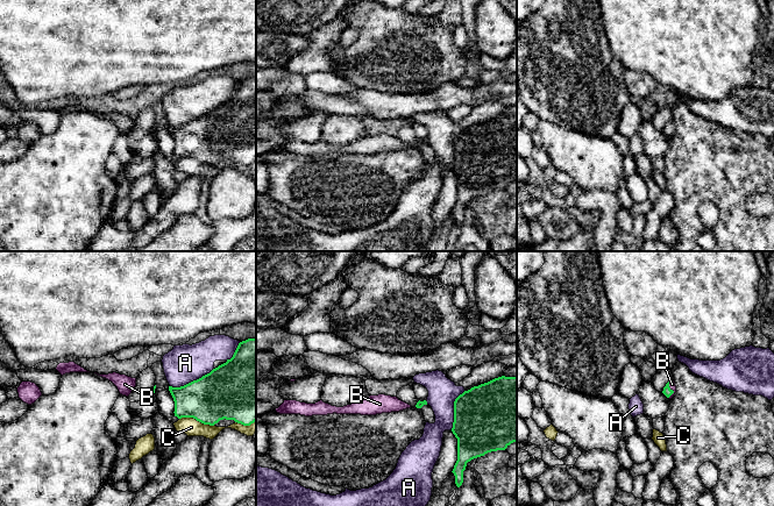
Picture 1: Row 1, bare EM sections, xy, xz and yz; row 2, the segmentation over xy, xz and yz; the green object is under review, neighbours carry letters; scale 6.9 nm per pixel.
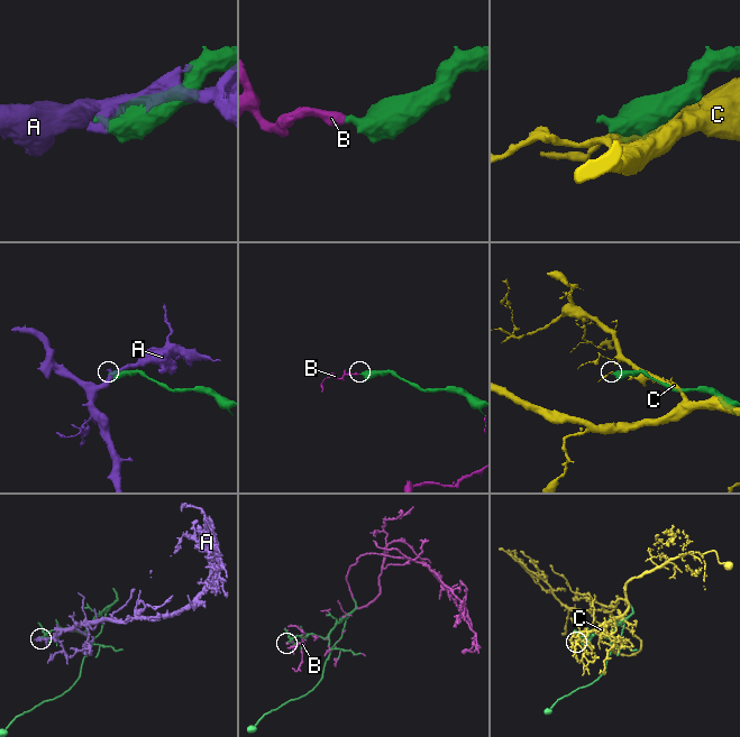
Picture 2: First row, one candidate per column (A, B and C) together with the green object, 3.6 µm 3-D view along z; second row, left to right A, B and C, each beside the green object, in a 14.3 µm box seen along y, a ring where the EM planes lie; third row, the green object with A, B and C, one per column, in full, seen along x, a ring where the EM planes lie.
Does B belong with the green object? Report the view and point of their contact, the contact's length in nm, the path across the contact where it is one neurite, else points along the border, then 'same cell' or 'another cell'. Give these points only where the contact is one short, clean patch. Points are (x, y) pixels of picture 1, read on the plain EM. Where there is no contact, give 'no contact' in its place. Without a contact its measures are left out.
contact yz (672, 129); length 110 nm; same cell

